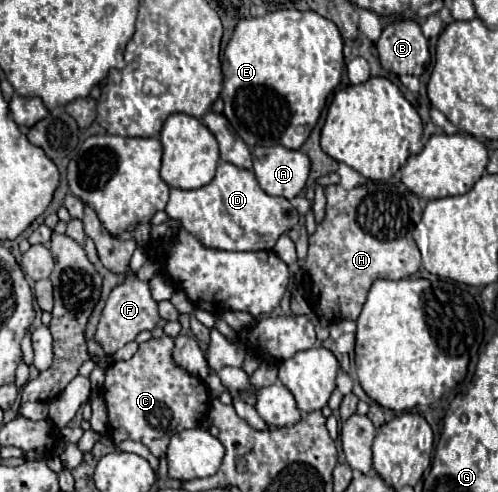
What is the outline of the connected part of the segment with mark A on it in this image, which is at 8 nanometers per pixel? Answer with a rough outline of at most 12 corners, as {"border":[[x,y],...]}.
{"border":[[281,145],[255,147],[253,171],[267,195],[293,199],[311,159]]}

